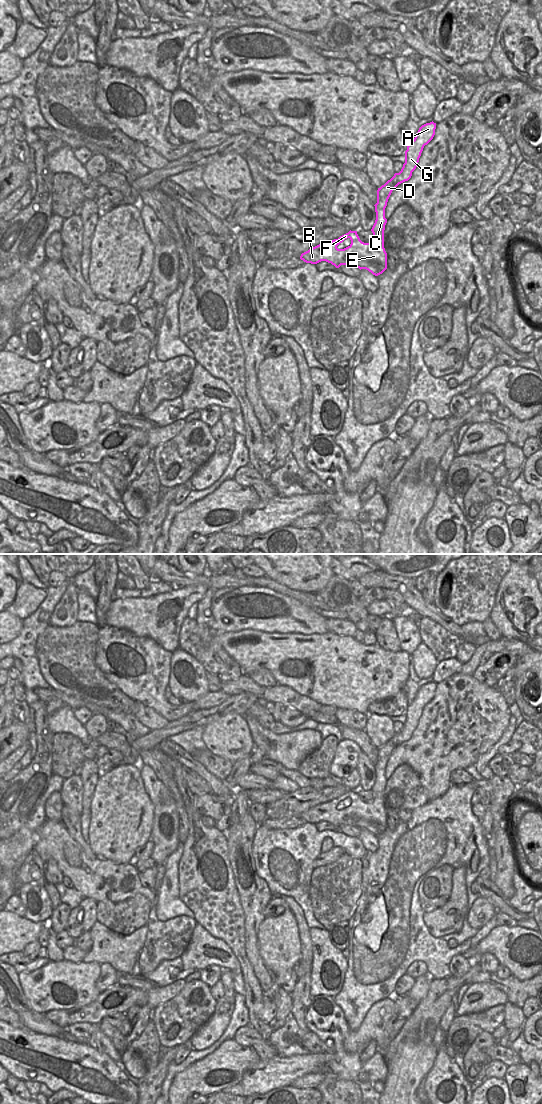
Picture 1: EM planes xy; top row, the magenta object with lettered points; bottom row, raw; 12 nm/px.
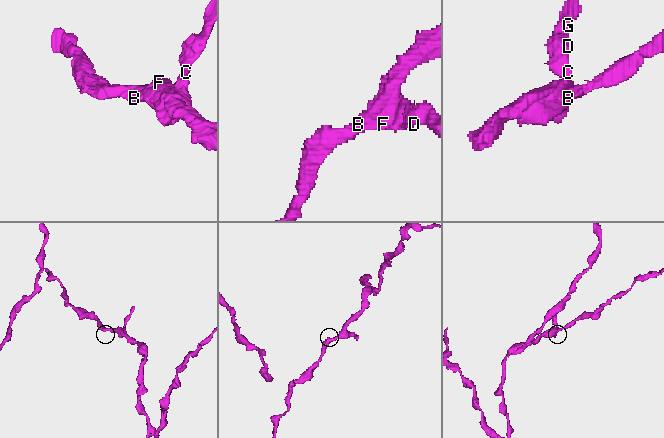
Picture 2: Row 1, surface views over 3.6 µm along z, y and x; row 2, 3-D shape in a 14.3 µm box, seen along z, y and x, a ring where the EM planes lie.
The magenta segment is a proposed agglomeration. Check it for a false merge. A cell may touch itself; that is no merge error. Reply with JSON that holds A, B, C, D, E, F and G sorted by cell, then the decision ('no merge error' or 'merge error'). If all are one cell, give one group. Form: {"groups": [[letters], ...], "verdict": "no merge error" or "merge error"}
{"groups": [["A", "B", "C", "D", "E", "F", "G"]], "verdict": "no merge error"}

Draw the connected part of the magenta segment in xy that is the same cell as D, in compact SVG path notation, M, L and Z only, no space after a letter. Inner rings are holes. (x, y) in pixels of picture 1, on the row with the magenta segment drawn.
M433 121L422 125L414 140L405 151L405 163L399 173L388 180L377 190L377 203L375 206L376 220L371 229L373 239L370 243L360 240L357 231L349 231L327 243L319 244L301 254L300 259L306 263L317 264L321 261L331 263L336 268L341 265L351 265L360 270L366 269L378 276L387 269L387 253L384 248L384 230L387 223L385 208L392 191L401 183L408 181L416 169L419 158L425 145L434 137L436 123ZM349 238L351 244L338 249L337 246Z

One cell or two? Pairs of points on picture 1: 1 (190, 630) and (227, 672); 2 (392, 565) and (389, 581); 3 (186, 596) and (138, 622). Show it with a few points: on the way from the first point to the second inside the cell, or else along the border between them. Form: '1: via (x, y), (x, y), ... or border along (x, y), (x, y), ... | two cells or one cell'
1: via (192, 642), (207, 657), (215, 660) | one cell
2: border along (379, 568), (390, 574), (413, 577) | two cells
3: via (174, 597), (163, 600), (150, 612) | one cell

